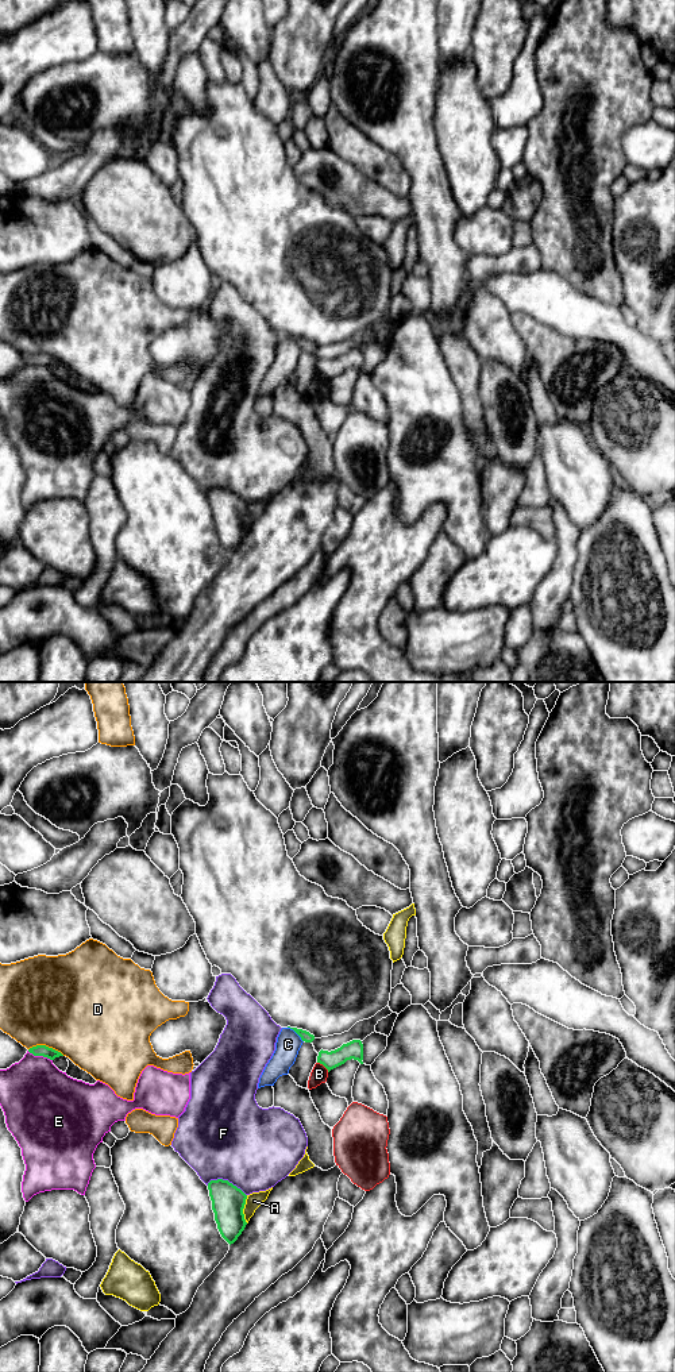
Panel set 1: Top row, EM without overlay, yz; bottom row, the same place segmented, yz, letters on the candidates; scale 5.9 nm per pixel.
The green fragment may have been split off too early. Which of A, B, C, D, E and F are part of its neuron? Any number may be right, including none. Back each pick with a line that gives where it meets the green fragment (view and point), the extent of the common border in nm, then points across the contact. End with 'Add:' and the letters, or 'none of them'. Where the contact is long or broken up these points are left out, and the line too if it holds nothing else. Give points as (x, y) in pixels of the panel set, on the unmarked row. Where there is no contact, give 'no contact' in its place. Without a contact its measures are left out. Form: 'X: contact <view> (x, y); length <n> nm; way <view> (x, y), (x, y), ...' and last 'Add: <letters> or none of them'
Add: none of them

